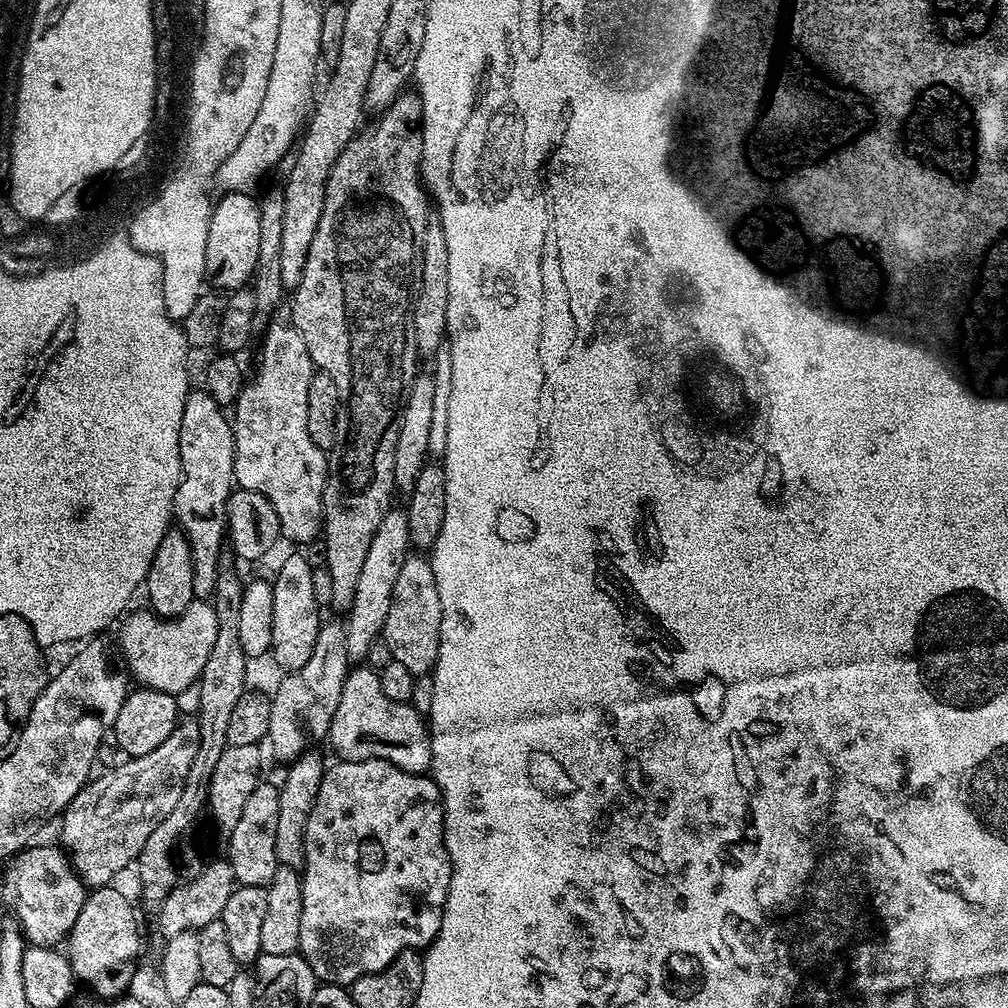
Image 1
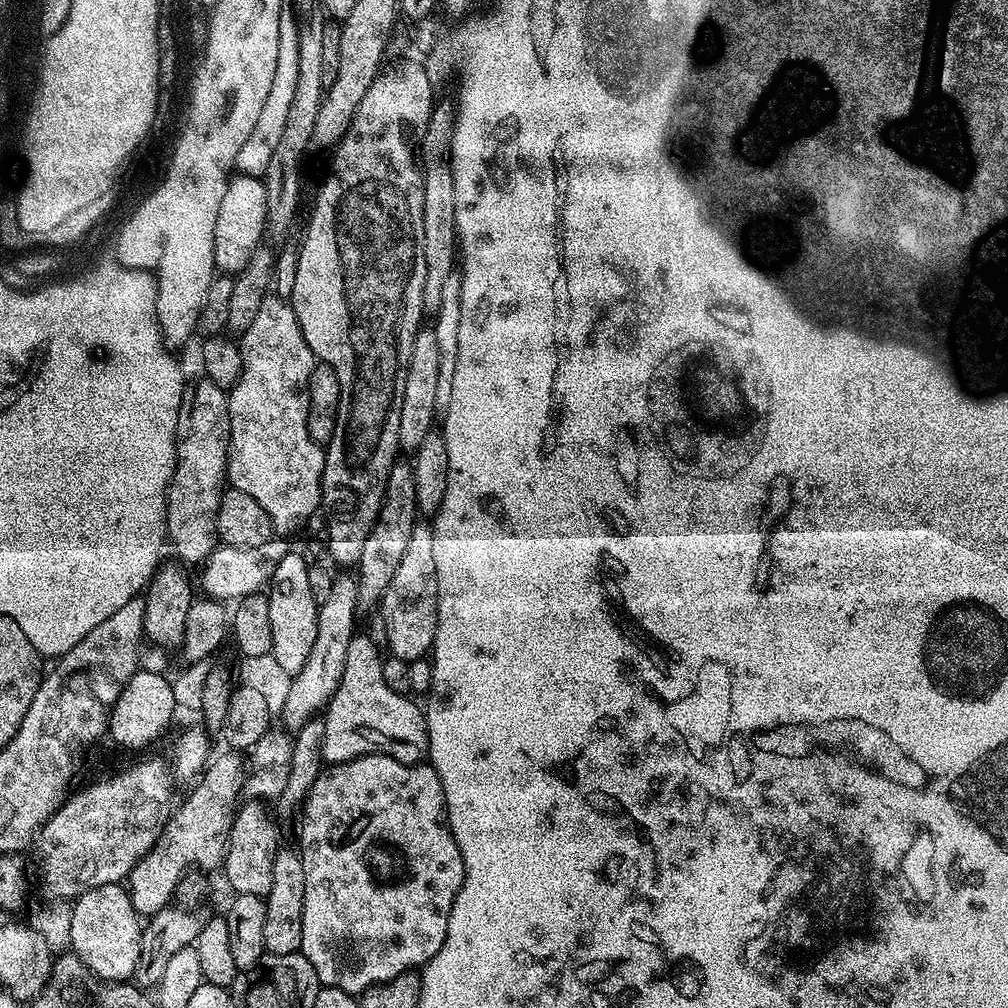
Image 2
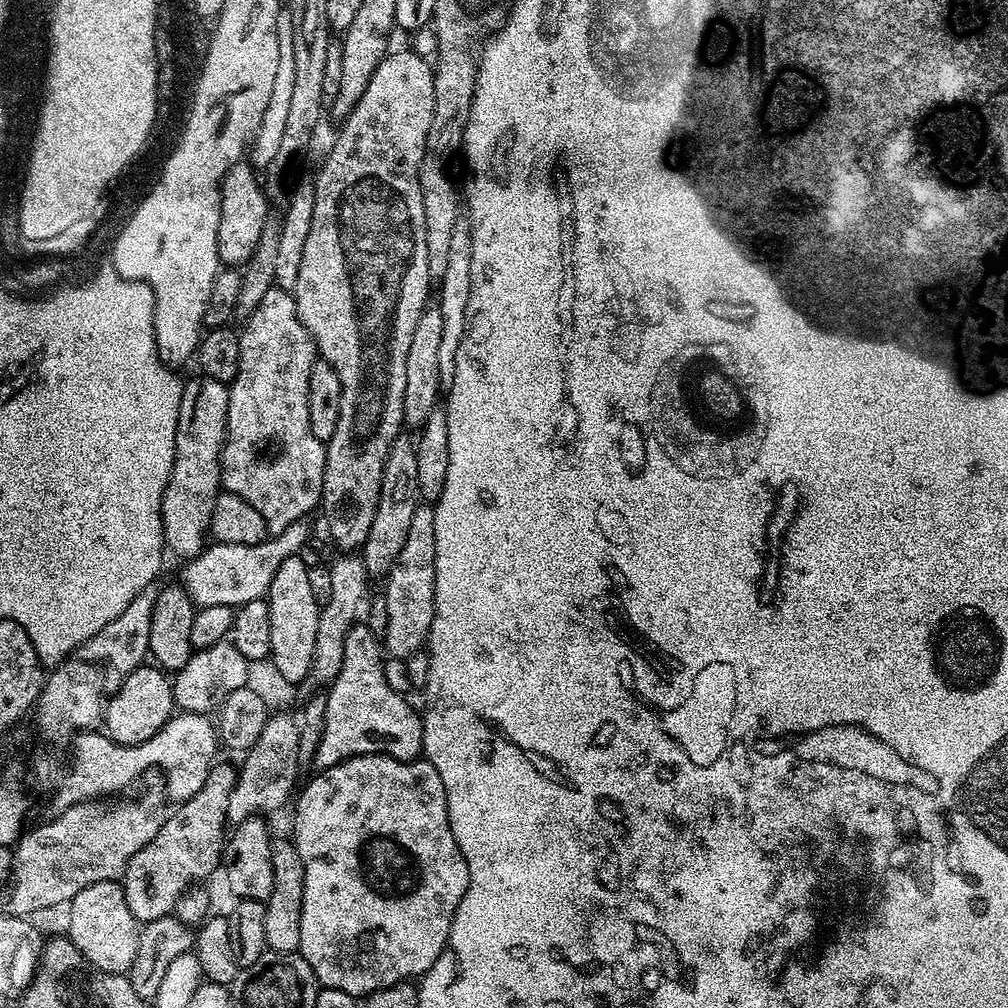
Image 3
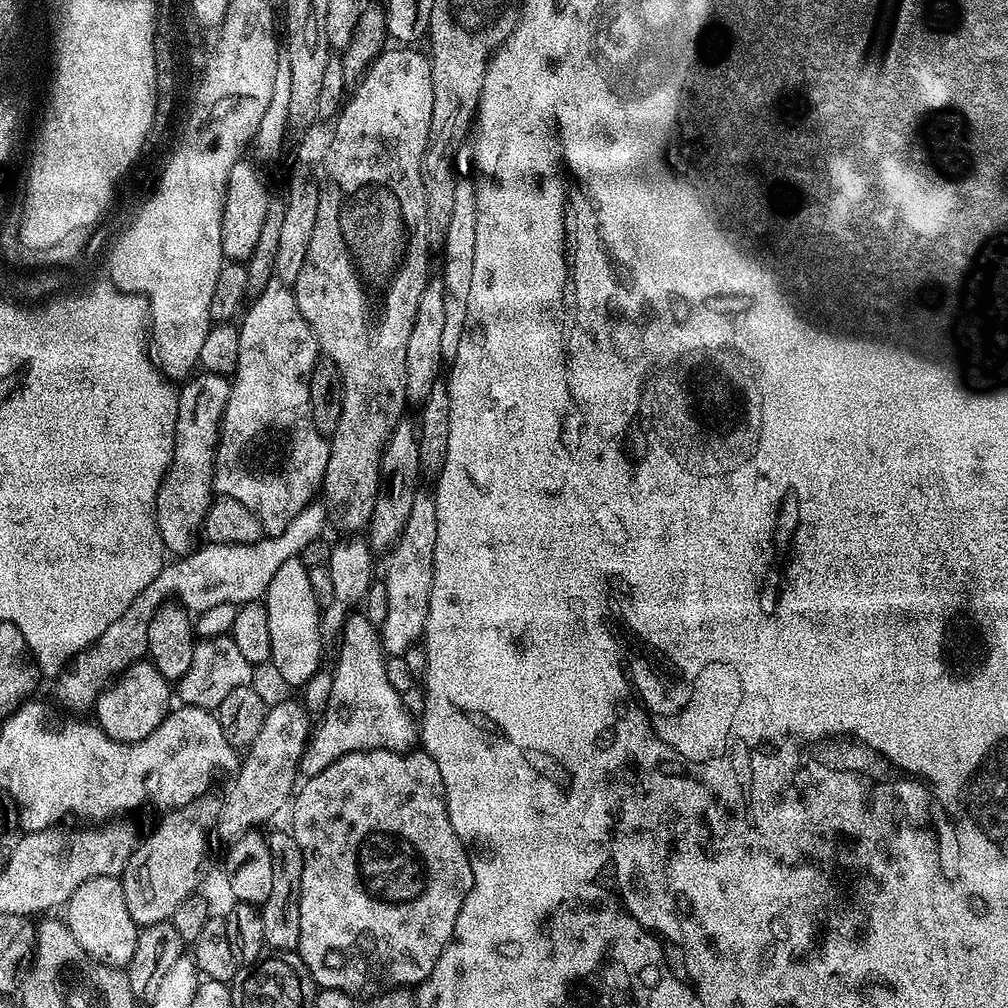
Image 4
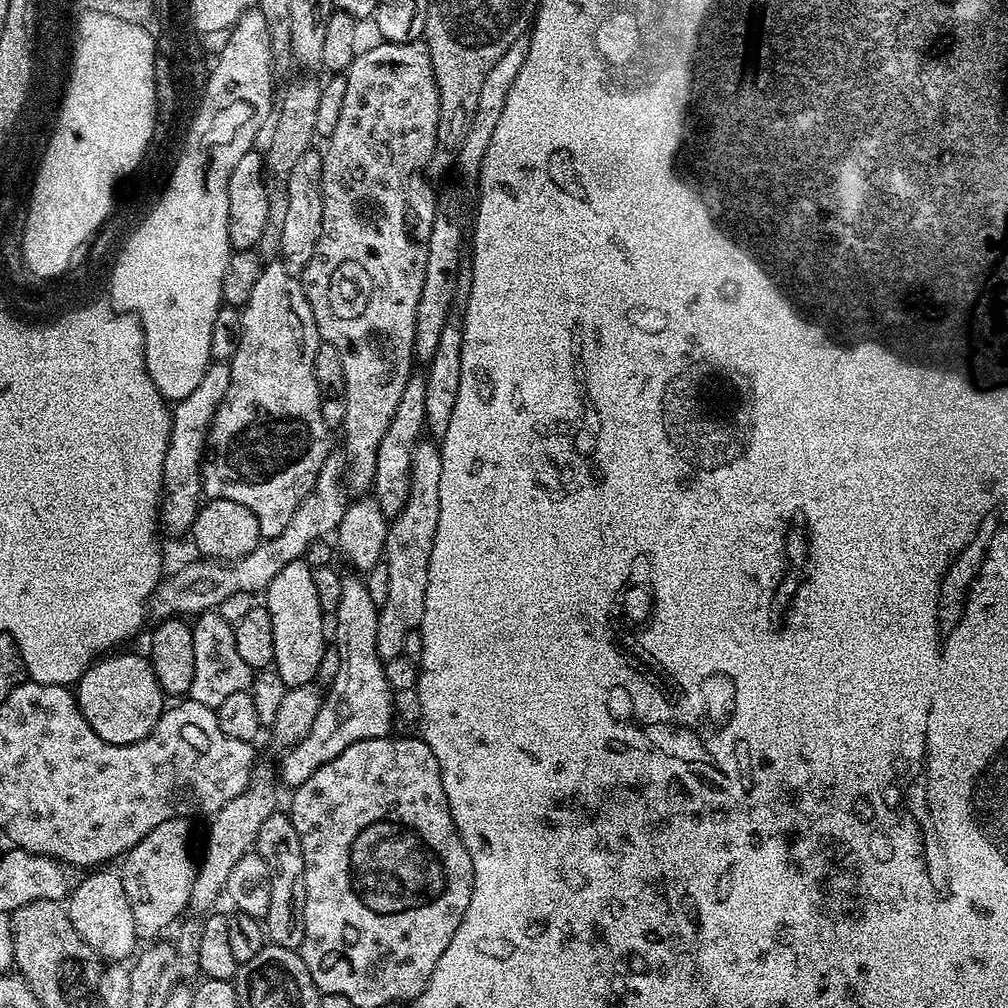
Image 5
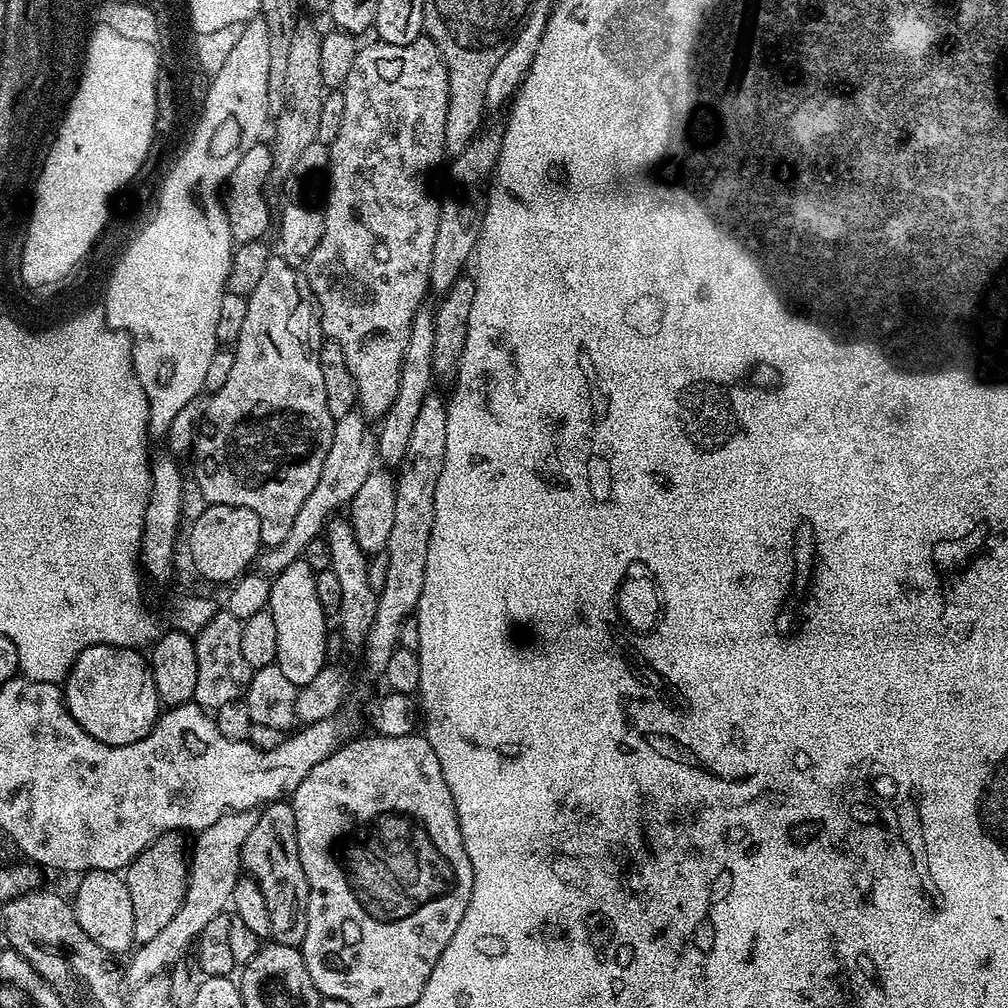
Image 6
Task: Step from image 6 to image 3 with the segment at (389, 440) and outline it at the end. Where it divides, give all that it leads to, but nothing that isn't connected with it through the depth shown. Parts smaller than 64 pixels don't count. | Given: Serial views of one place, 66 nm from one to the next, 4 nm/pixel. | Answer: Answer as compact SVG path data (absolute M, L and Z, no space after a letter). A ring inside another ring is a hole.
M398 438L390 446L390 454L386 458L386 466L382 470L382 490L378 498L378 510L374 510L374 522L370 522L370 534L362 549L362 559L369 577L387 577L395 564L402 546L406 542L406 534L410 530L410 522L414 518L414 510L421 507L418 490L418 458L416 445L411 439Z

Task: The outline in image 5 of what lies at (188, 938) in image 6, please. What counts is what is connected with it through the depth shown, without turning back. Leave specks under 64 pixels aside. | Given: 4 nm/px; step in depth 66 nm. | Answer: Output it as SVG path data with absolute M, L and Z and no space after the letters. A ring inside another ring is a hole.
M263 766L257 767L252 779L248 782L246 791L238 798L226 802L226 806L222 806L211 817L212 825L208 828L204 857L202 855L199 857L194 890L190 894L188 903L191 911L200 912L196 914L208 914L219 905L216 903L219 902L220 896L222 900L225 895L230 870L234 870L234 865L238 862L238 858L242 858L242 854L253 851L258 830L262 830L262 822L266 822L266 818L270 818L270 814L278 810L275 783L277 784L277 781L274 779L273 769L271 772ZM272 776L274 781L272 781Z

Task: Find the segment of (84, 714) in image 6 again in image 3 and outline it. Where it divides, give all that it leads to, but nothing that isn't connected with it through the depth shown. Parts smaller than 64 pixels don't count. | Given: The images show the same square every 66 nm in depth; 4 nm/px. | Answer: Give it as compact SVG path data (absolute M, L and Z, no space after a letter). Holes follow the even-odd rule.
M148 667L135 668L124 685L108 698L106 735L117 744L141 744L154 738L154 734L158 734L158 730L162 730L162 726L174 715L172 680L159 667Z

